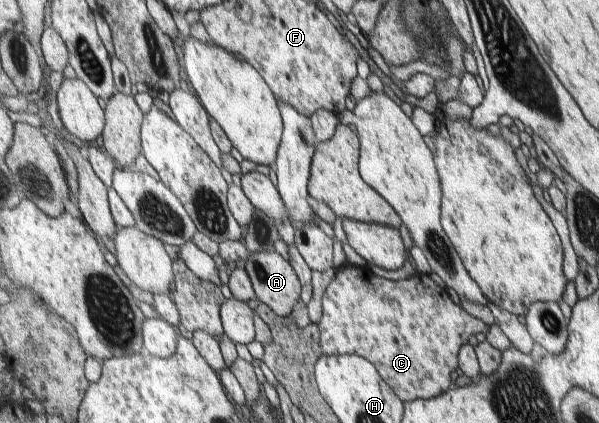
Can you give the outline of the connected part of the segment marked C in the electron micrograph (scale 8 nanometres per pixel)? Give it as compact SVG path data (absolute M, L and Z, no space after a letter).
M347 264L339 269L327 285L321 299L323 313L319 323L323 354L359 354L377 366L385 381L406 403L429 399L445 393L456 383L451 382L453 371L460 367L460 351L475 333L487 333L489 326L471 317L456 305L446 287L433 275L415 273L410 278L393 281L375 276L368 267Z

